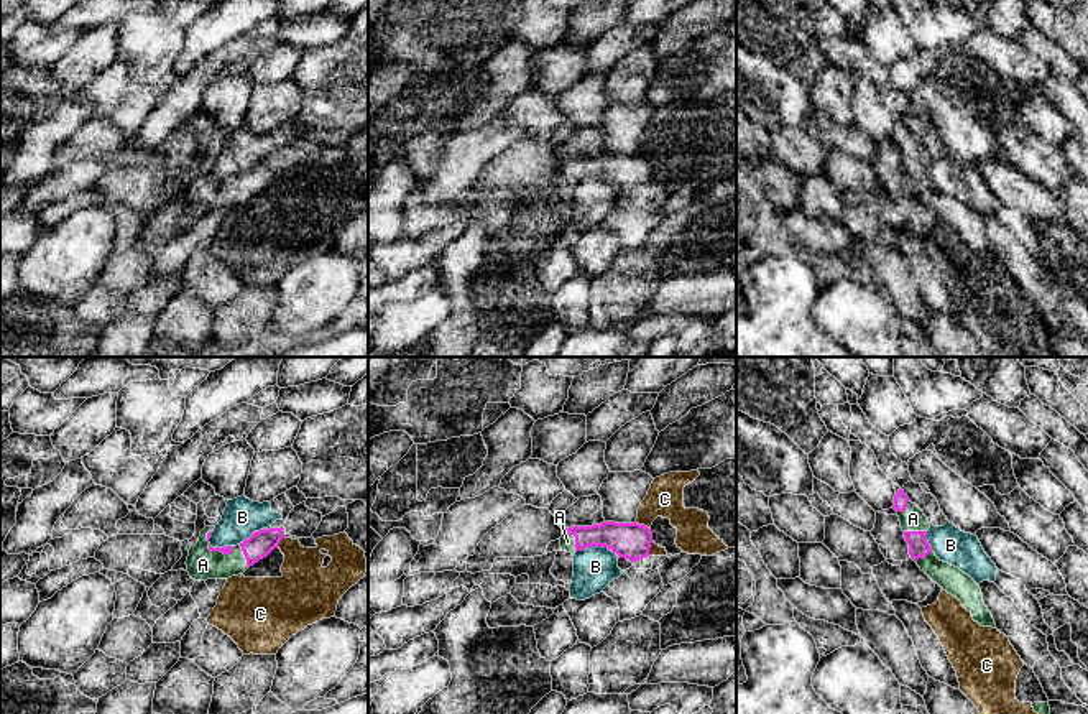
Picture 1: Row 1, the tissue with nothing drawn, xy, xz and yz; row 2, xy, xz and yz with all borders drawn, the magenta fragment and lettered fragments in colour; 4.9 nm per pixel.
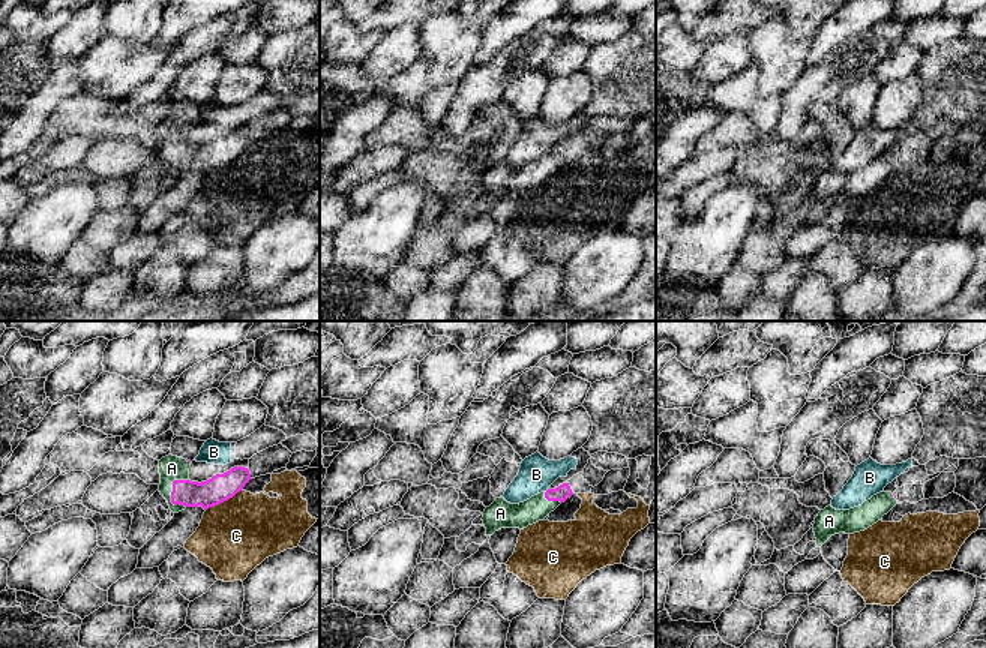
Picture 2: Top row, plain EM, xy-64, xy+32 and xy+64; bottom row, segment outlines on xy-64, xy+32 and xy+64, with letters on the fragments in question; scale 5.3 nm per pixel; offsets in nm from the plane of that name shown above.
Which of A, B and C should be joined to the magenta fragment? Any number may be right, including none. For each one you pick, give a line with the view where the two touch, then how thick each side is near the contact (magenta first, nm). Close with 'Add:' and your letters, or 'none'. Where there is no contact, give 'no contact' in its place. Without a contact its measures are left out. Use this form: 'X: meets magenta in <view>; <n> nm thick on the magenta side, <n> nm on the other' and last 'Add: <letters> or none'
A: meets magenta in xz; 170 nm thick on the magenta side, 80 nm on the other
Add: A

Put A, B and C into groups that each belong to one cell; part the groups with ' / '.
A / B / C

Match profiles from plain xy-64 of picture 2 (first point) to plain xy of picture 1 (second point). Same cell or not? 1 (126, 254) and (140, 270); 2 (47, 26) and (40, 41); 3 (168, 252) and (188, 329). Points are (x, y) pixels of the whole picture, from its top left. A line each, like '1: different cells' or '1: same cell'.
1: different cells
2: same cell
3: same cell

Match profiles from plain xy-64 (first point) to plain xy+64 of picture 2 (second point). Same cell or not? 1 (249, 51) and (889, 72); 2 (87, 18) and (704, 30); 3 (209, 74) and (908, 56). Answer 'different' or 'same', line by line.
1: same
2: different
3: different

